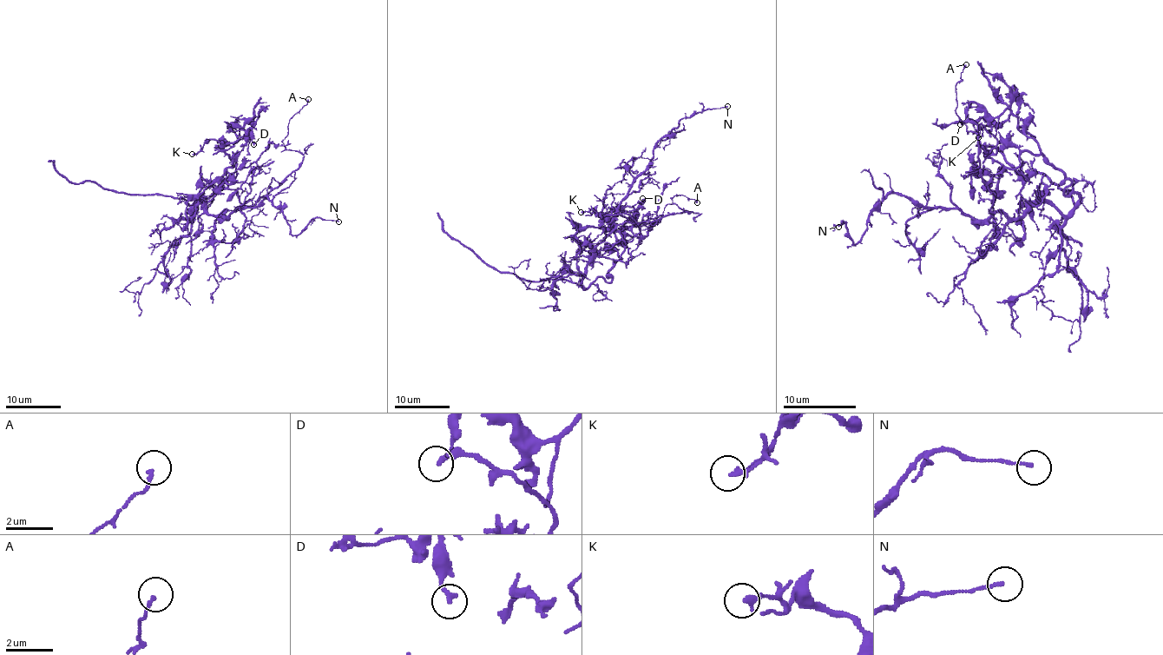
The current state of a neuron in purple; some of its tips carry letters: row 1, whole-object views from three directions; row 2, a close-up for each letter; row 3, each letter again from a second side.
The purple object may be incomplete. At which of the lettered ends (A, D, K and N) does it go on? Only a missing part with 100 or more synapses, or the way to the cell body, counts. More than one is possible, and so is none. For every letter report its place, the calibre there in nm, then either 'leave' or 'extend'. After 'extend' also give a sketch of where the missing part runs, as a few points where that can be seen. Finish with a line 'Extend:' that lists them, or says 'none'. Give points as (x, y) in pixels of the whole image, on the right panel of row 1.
A: place (966, 64); calibre 130 nm; leave
D: place (960, 124); calibre 200 nm; leave
K: place (978, 137); calibre 220 nm; leave
N: place (838, 227); calibre 120 nm; leave
Extend: none

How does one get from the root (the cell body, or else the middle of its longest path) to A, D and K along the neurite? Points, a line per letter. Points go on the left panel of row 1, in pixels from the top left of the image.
A: (209, 213), (253, 205), (298, 167), (303, 155), (288, 150), (282, 141), (289, 120), (308, 99)
D: (209, 213), (199, 193), (236, 176), (225, 151), (246, 132), (248, 139), (249, 128), (253, 144)
K: (209, 213), (199, 193), (236, 176), (225, 151), (242, 137), (209, 139), (192, 154)

